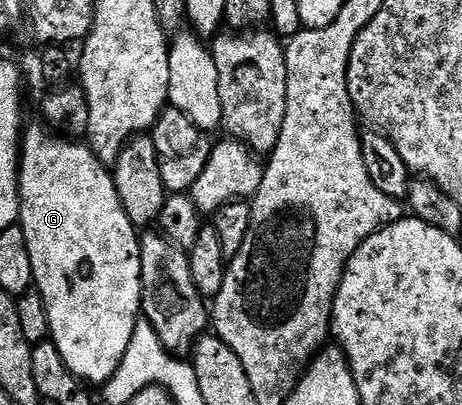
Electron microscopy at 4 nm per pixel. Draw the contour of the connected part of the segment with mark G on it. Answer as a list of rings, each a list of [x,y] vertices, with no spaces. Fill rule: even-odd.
[[[27,125],[22,135],[18,163],[18,222],[24,238],[28,240],[28,254],[32,256],[34,286],[46,304],[49,341],[56,344],[60,356],[64,356],[64,364],[68,364],[70,371],[83,384],[102,388],[116,368],[120,368],[124,352],[128,352],[128,344],[132,344],[132,332],[140,320],[140,234],[120,204],[114,175],[107,163],[101,162],[89,145],[62,136],[51,136],[45,125],[37,125]]]

